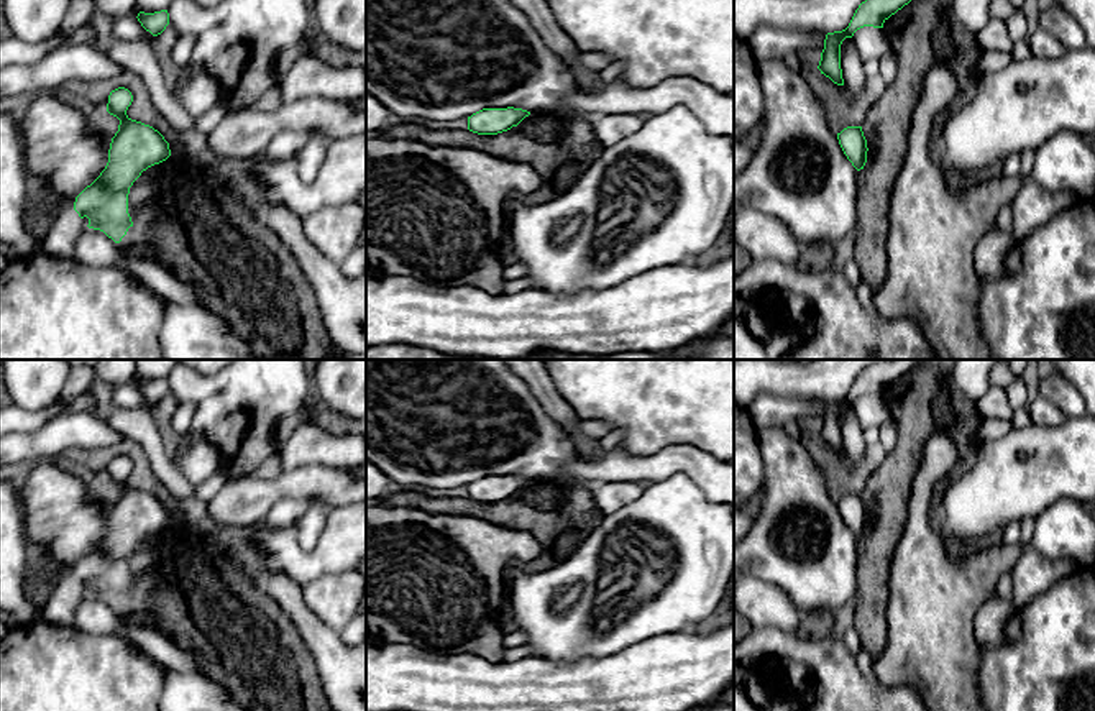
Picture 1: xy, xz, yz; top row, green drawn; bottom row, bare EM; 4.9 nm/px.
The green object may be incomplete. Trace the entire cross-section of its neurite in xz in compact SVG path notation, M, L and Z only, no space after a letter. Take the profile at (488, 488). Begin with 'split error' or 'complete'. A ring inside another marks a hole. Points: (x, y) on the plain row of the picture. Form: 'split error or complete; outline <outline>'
complete; outline M483 476L468 484L468 498L478 502L497 502L517 494L530 479L522 476Z

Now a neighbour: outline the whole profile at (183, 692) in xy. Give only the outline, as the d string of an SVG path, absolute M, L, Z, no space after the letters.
M164 667L158 711L245 711L227 690L202 672L179 673Z

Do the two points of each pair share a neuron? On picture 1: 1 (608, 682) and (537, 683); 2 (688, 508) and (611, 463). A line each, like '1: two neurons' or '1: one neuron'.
1: one neuron
2: two neurons

